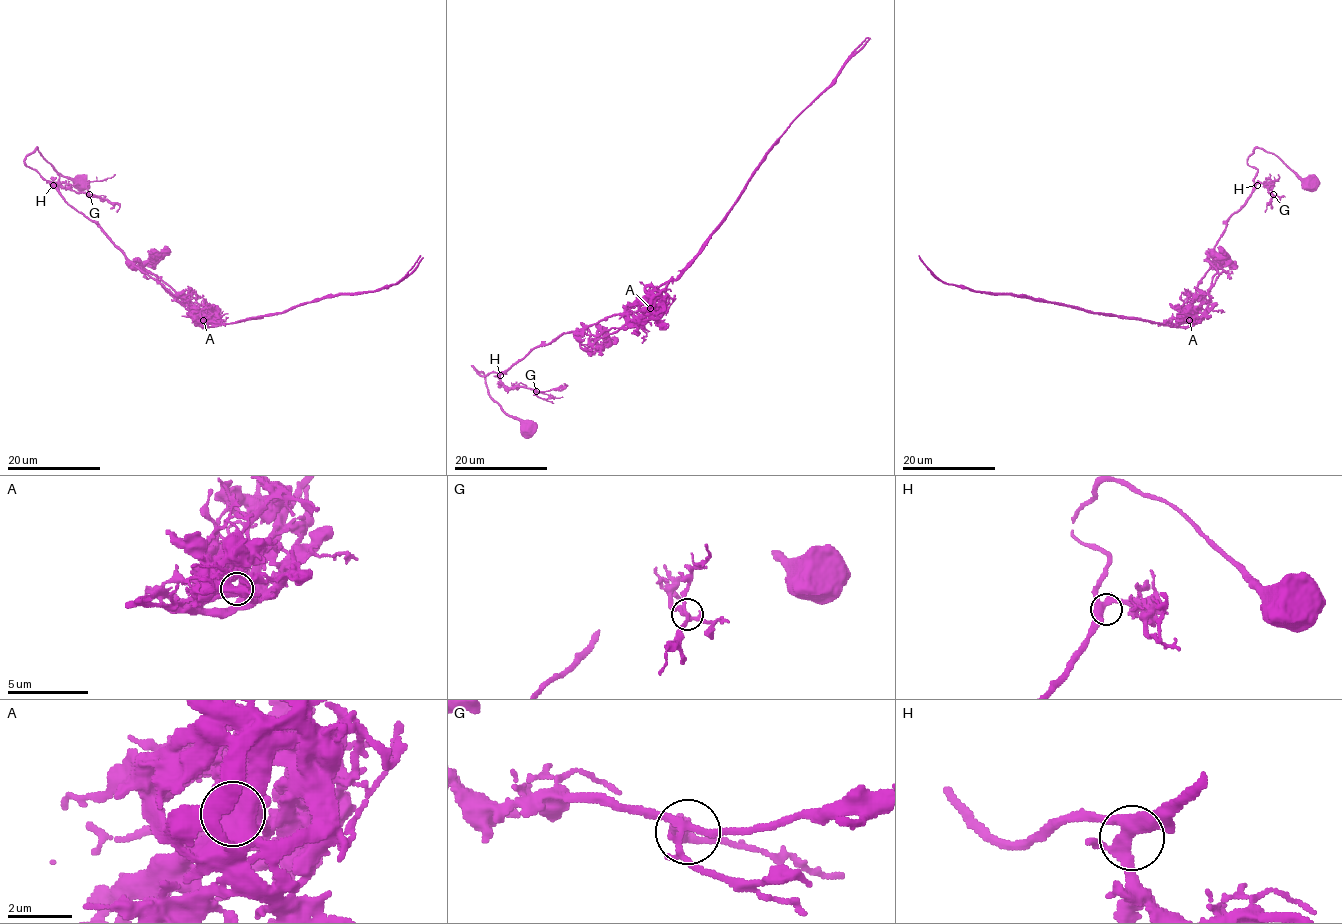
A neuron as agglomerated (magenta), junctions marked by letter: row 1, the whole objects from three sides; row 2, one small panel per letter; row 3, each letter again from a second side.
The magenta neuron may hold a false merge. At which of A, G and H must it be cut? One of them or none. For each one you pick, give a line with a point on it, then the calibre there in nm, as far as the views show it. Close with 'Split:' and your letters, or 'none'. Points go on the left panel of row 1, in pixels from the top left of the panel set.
A: (203, 320) | 440 nm
Split: A

